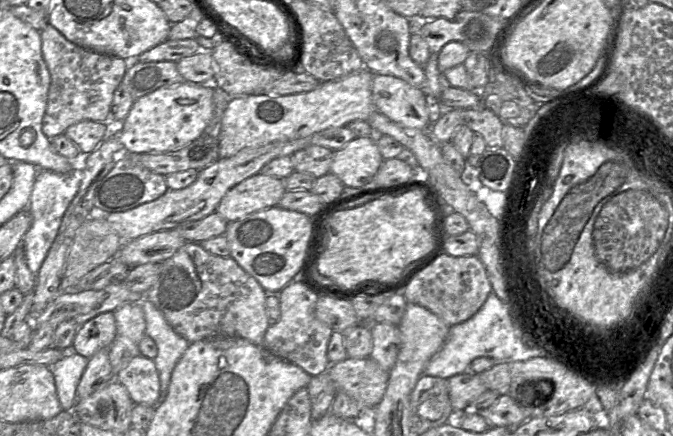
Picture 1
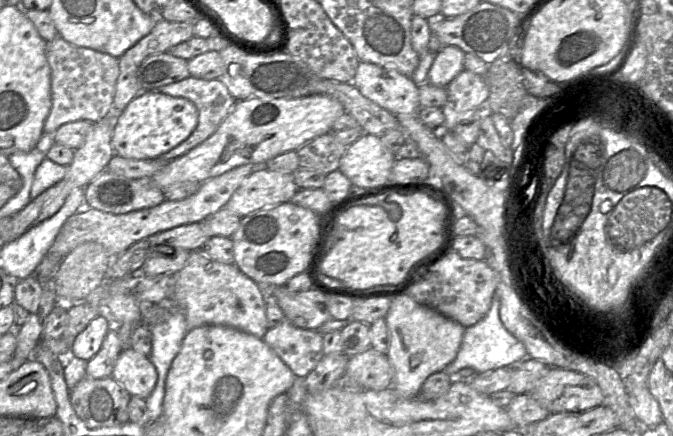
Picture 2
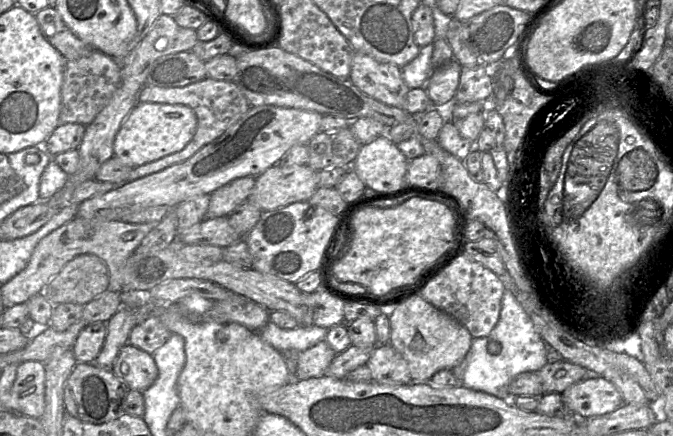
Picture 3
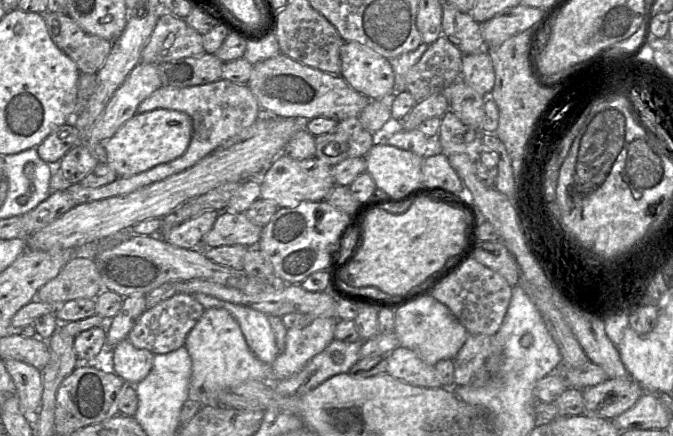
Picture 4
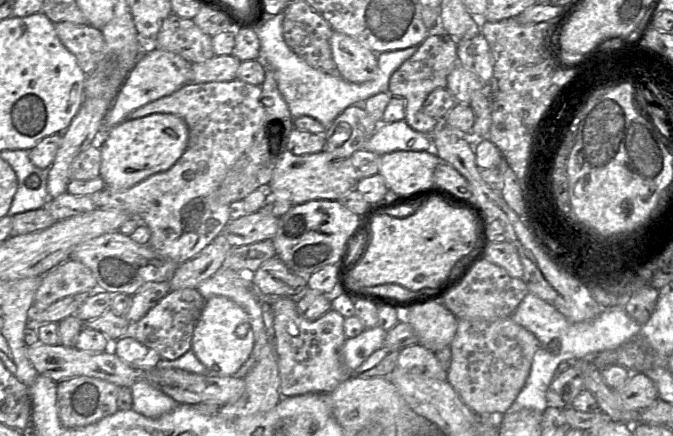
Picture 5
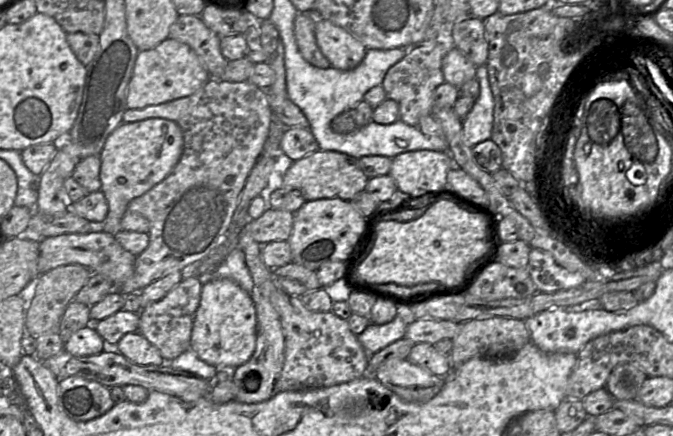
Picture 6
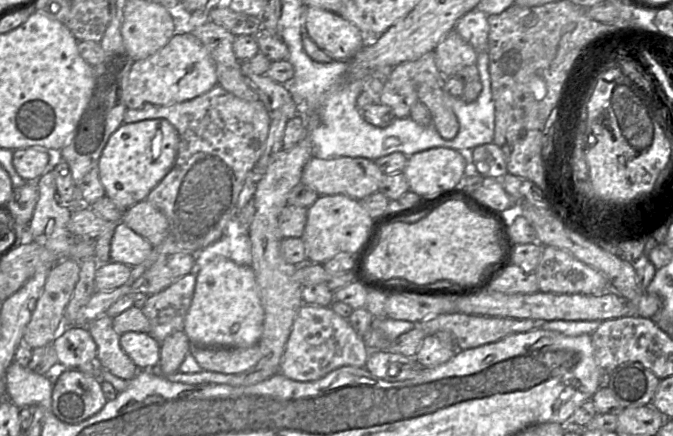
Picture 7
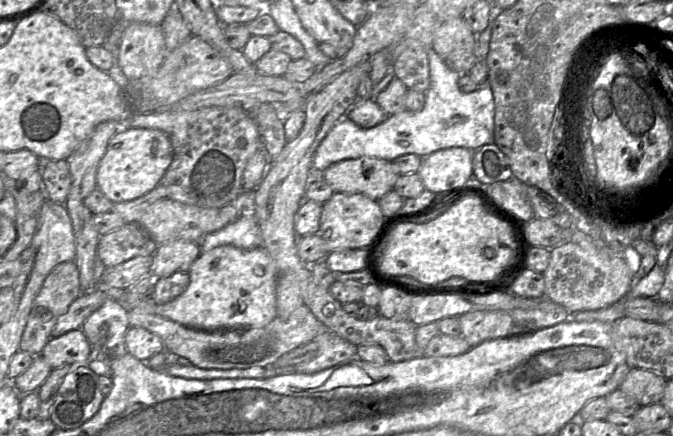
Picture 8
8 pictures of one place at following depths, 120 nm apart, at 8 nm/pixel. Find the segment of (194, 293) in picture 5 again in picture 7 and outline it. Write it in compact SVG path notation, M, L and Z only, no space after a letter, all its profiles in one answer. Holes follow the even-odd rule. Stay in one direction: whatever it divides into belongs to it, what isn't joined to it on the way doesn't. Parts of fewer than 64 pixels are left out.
M187 274L159 293L149 295L142 311L150 323L150 335L161 343L168 335L183 331L192 302L196 274Z

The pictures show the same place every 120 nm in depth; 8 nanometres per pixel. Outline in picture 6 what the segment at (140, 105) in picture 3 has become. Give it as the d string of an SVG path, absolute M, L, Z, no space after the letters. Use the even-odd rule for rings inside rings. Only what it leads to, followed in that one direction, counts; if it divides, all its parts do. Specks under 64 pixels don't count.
M147 118L135 122L122 122L106 139L100 152L101 191L108 203L108 215L100 226L115 235L127 212L129 202L165 179L178 163L184 146L181 127L165 118Z

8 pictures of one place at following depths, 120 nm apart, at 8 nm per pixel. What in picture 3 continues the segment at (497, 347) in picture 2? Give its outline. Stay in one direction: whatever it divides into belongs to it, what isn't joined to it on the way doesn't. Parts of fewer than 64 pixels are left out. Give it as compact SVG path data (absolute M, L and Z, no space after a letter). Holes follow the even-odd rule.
M505 290L498 323L488 336L472 340L470 350L465 357L464 376L460 384L471 390L485 392L503 400L510 400L511 396L508 392L510 382L521 373L538 372L552 358L560 357L553 354L544 343L536 332L530 317L512 292ZM490 341L497 341L501 344L500 354L491 355L487 351Z

